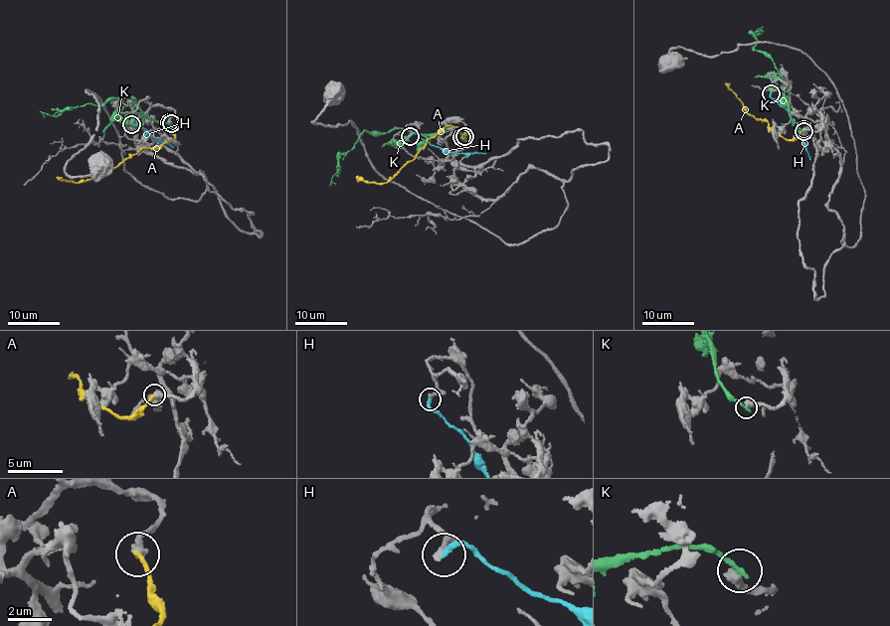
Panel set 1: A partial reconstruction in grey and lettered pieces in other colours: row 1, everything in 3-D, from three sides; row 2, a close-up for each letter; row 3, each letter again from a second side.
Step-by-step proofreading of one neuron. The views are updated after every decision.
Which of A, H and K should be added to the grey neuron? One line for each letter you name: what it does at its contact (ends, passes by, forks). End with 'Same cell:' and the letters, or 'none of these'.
Same cell: none of these

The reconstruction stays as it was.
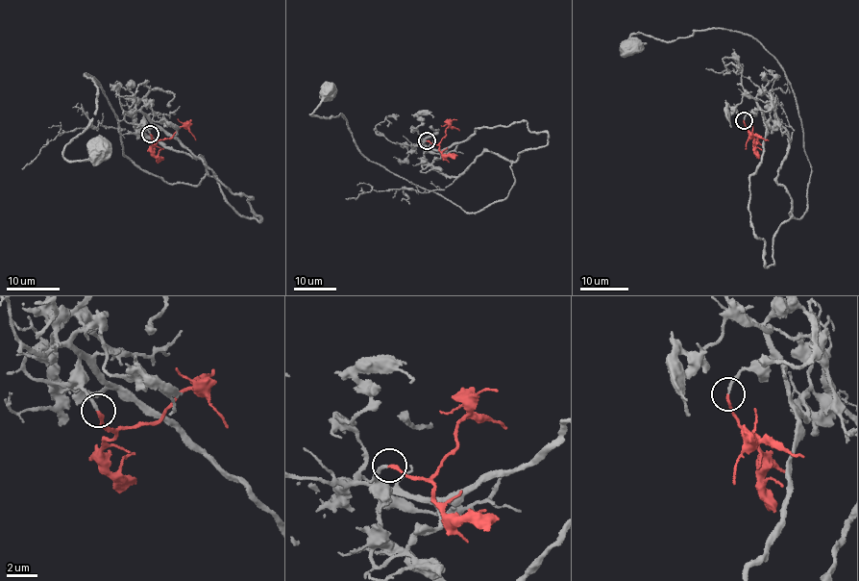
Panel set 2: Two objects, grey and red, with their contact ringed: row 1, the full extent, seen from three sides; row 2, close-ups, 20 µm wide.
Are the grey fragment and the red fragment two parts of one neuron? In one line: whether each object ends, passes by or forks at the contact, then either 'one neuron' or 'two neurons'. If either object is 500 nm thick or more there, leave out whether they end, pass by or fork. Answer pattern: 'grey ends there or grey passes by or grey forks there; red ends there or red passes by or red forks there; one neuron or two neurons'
grey ends there; red ends there; one neuron

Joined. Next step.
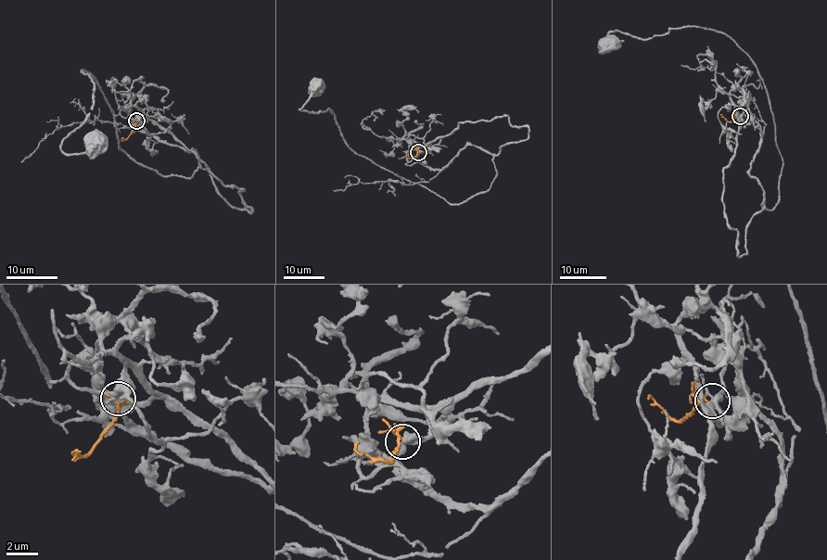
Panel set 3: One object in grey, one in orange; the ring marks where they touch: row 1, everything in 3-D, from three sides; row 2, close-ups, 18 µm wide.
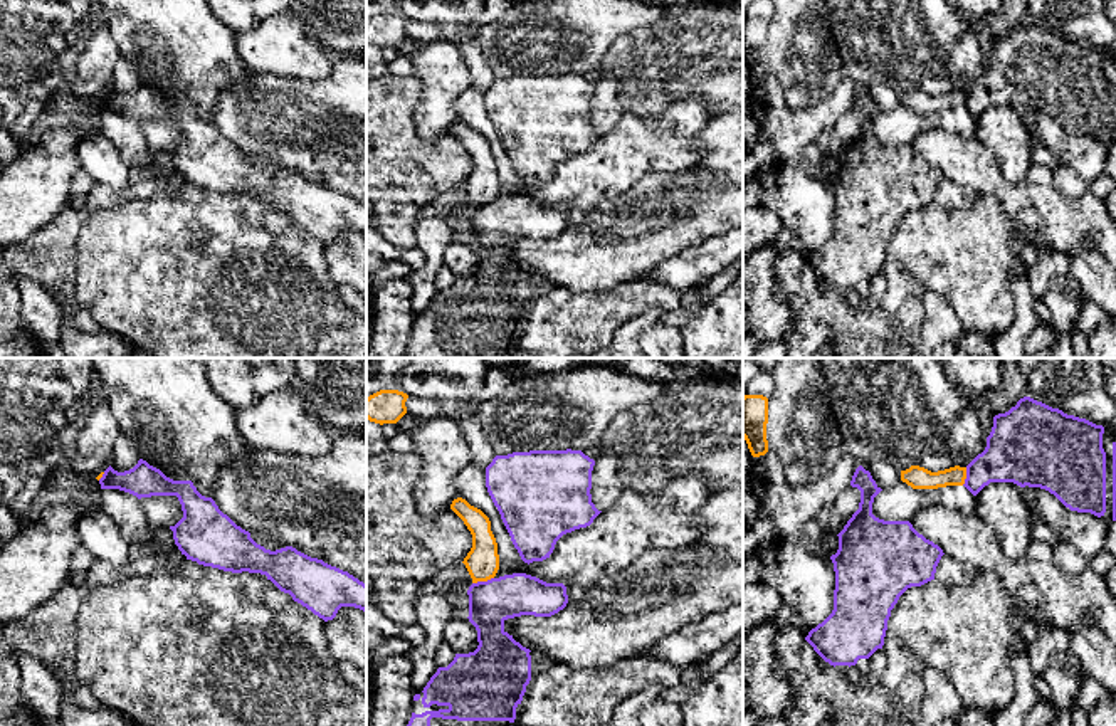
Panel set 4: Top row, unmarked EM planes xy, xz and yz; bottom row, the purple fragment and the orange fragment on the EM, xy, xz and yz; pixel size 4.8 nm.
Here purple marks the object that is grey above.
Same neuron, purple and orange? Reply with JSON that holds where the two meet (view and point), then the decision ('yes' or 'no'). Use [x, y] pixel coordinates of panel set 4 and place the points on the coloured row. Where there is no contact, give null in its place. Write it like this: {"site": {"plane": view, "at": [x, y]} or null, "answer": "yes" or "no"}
{"site": {"plane": "xz", "at": [483, 582]}, "answer": "no"}

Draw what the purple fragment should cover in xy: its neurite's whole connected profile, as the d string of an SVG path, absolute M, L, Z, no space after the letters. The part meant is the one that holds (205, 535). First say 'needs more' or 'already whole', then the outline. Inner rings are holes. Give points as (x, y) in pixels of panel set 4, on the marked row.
already whole; M140 459L124 472L109 466L99 484L101 489L119 489L138 499L176 496L183 518L170 529L187 560L232 573L266 575L281 592L324 622L333 620L341 607L355 607L366 613L363 581L292 546L266 550L224 514L212 497L202 496L192 481L173 481Z

